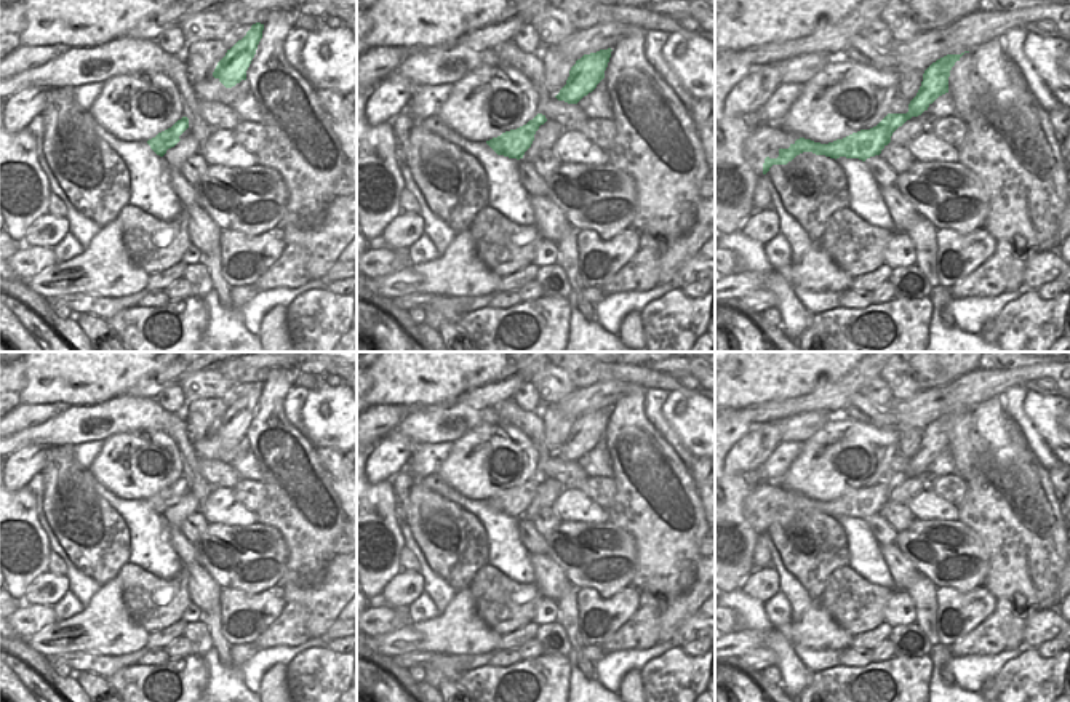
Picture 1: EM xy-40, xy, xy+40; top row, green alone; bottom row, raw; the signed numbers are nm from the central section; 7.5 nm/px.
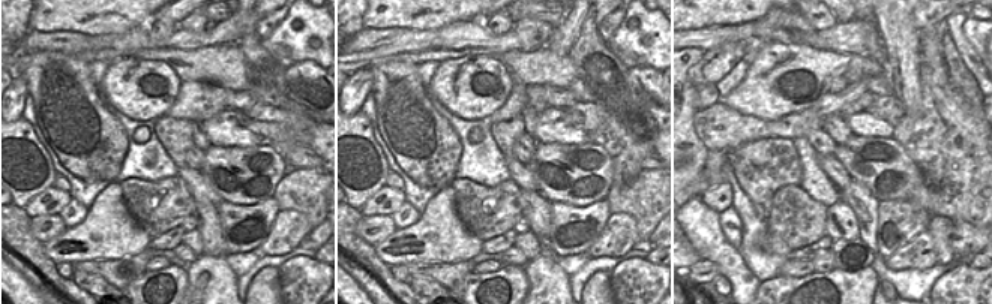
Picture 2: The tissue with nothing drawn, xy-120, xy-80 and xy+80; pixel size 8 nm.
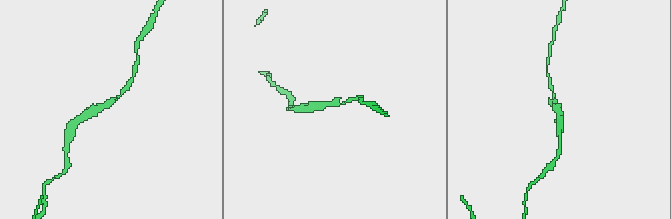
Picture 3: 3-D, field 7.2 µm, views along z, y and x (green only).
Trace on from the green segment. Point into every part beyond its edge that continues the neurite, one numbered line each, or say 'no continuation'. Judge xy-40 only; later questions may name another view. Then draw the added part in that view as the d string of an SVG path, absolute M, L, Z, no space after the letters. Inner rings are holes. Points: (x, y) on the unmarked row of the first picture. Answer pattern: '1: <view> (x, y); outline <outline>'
no continuation

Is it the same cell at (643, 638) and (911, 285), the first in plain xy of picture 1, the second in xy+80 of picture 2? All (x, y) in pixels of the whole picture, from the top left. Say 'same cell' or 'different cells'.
different cells

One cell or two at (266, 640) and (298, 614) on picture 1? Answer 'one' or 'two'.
one

